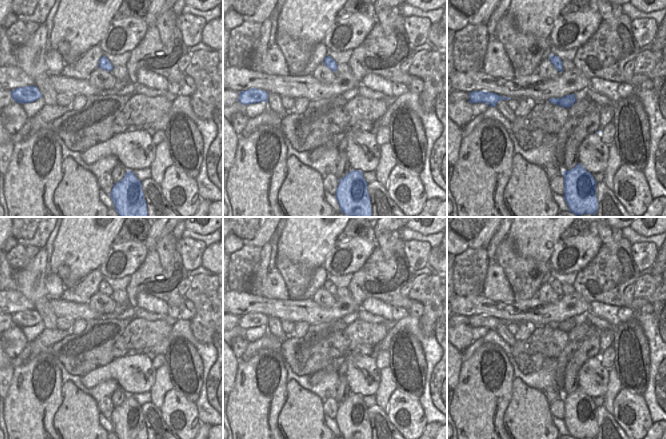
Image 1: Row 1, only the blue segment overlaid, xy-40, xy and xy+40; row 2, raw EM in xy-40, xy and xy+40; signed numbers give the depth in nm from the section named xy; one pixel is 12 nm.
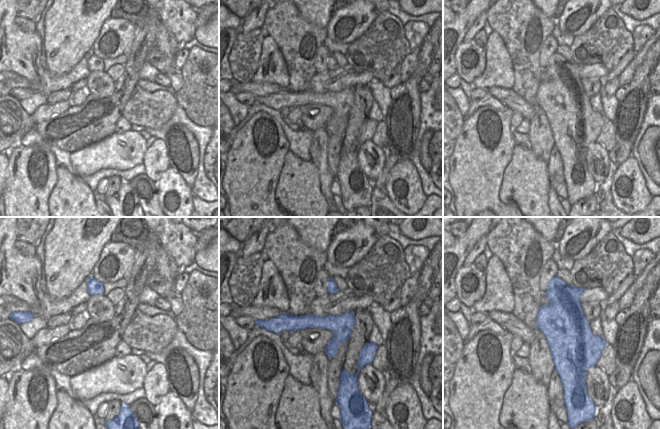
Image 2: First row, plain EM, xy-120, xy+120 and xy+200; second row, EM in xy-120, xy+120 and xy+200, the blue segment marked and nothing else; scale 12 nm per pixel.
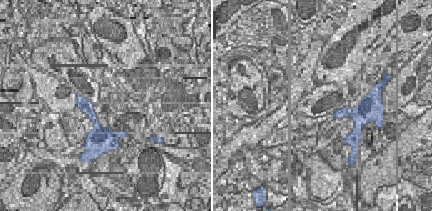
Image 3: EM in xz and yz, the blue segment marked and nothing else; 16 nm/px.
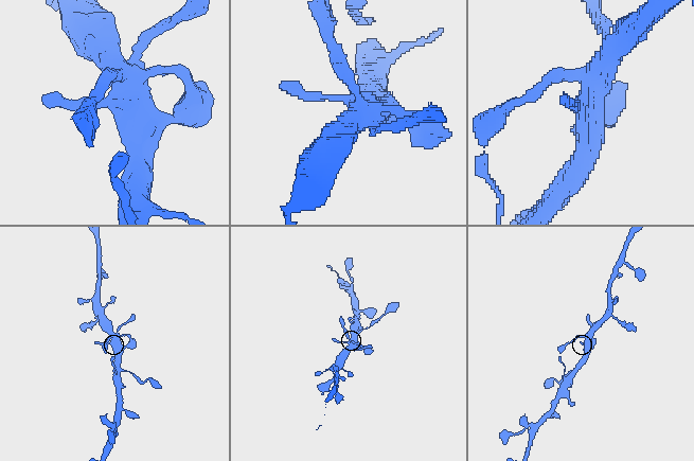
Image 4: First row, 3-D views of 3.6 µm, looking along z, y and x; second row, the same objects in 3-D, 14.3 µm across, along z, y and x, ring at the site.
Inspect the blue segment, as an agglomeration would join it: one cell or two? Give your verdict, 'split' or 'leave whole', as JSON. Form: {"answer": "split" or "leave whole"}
{"answer": "leave whole"}

